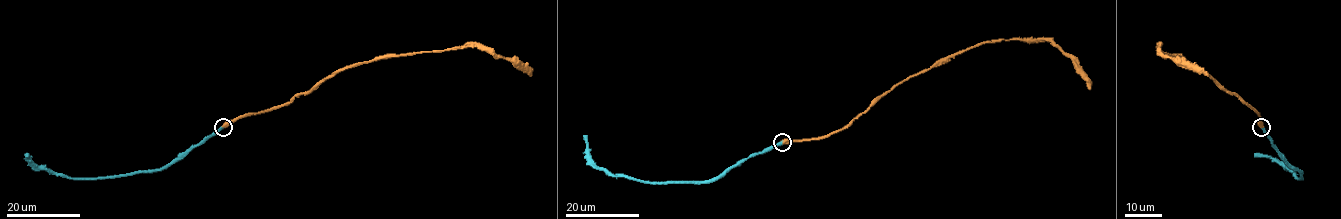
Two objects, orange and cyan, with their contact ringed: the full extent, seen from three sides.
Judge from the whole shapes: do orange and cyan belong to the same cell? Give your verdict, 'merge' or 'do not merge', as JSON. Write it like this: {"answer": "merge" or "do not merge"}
{"answer": "merge"}

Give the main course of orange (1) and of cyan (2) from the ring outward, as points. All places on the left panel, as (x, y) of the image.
1: (223, 126), (247, 115), (286, 105), (295, 96), (308, 93), (346, 68), (390, 57), (487, 47), (531, 76)
2: (223, 126), (160, 169), (106, 177), (68, 178), (52, 174), (40, 169), (24, 154)

